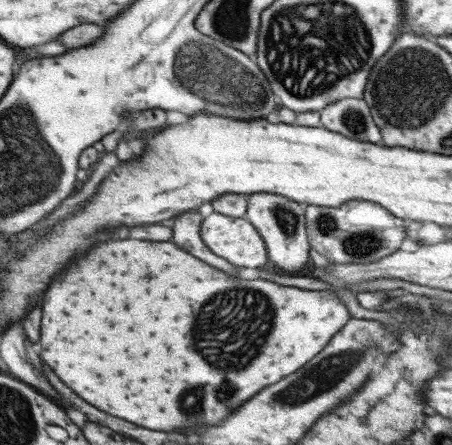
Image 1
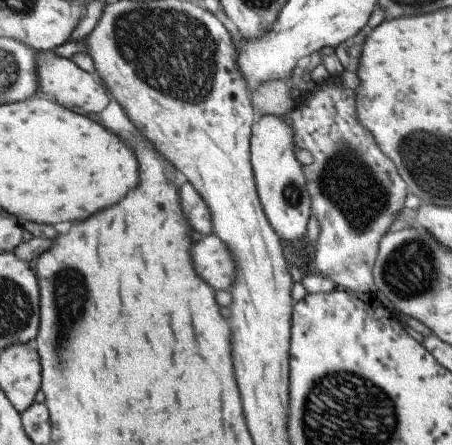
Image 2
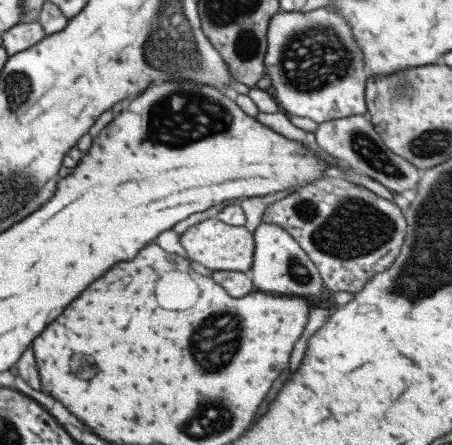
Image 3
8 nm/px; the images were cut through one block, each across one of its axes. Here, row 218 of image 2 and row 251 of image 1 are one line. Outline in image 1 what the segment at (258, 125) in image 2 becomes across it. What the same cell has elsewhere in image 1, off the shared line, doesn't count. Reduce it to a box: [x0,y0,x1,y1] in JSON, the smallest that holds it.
[243,192,310,276]

